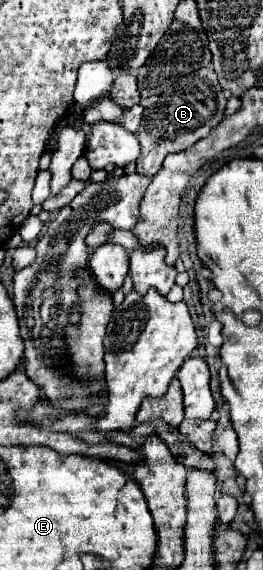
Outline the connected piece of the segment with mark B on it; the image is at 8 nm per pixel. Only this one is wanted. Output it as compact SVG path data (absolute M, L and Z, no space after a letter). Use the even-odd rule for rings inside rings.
M199 69L191 75L185 75L175 83L173 93L159 97L155 105L149 105L143 113L137 137L141 143L141 155L137 159L137 173L153 177L161 165L163 159L169 153L179 153L191 145L195 145L199 139L207 137L213 127L217 127L223 121L225 113L225 95L219 87L217 75L213 69Z

